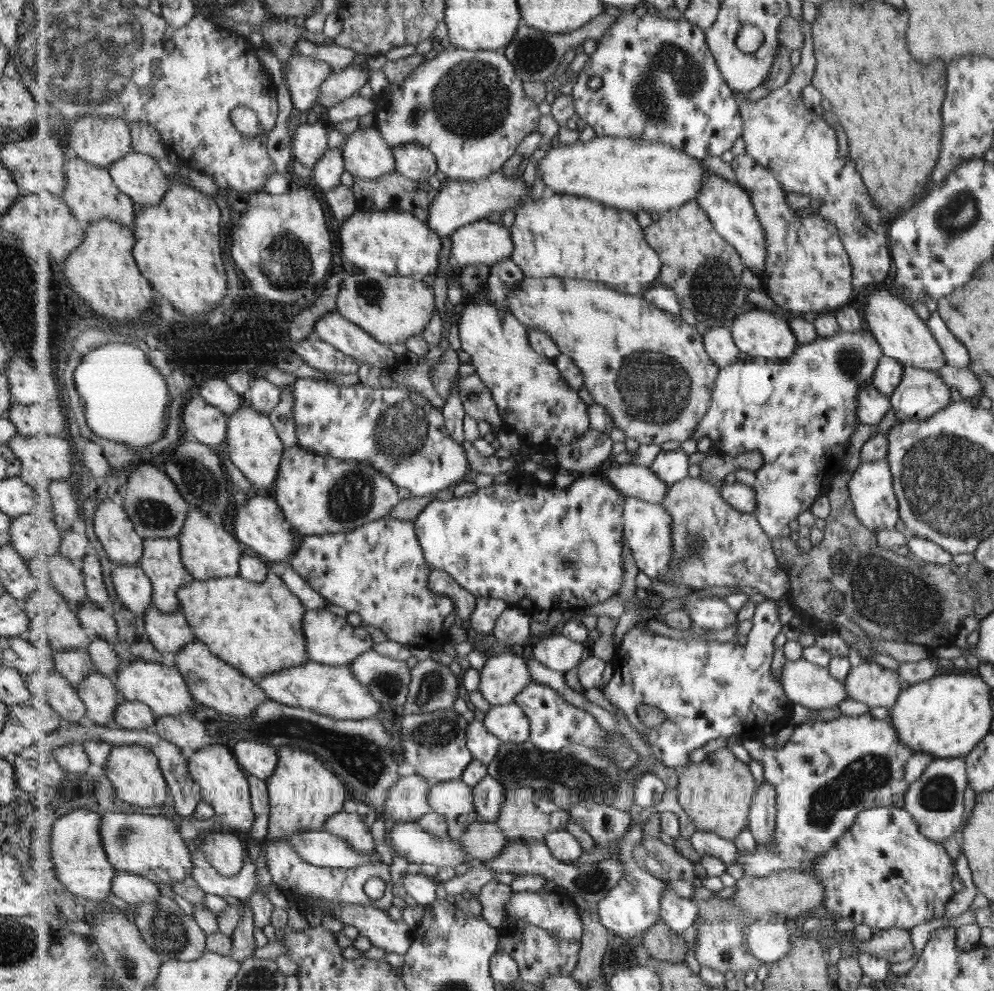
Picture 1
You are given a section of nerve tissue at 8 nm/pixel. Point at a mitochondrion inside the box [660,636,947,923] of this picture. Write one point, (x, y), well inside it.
(863, 777)

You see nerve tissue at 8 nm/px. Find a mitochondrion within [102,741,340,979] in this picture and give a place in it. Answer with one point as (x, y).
(167, 929)

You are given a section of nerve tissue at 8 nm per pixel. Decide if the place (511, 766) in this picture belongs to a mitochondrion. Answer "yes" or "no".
yes

